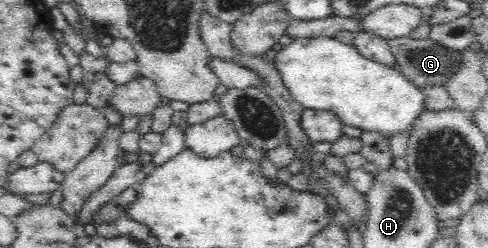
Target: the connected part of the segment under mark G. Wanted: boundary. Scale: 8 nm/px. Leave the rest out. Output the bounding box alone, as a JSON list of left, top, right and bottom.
[387,35,462,88]

